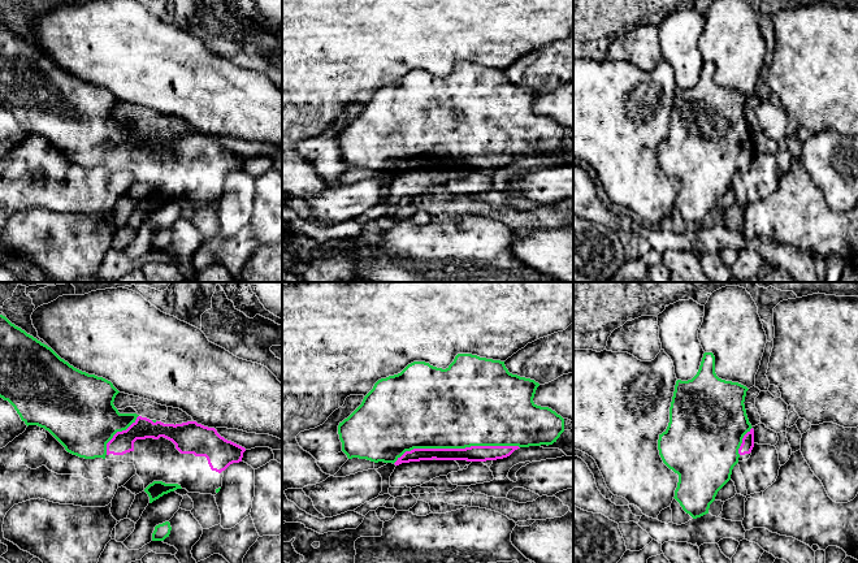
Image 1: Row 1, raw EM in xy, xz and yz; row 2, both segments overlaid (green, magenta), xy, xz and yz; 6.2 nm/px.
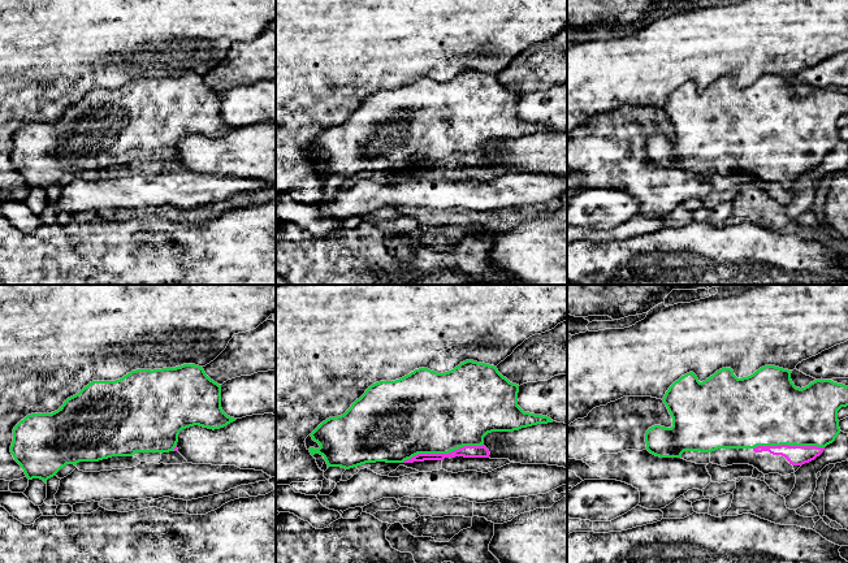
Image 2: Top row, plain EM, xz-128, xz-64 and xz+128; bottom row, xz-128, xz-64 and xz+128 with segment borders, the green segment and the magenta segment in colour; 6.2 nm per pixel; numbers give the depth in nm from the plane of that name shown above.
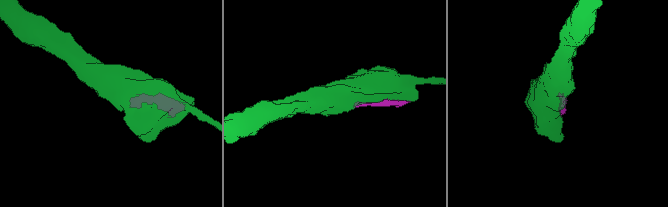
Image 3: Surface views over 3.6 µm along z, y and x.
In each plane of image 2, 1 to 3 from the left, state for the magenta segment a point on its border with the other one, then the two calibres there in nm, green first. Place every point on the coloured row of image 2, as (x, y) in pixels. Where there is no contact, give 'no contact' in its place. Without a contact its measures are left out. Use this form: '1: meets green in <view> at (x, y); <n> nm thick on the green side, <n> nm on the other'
1: meets green in xz-128 at (174, 446); 440 nm thick on the green side, 20 nm on the other
2: meets green in xz-64 at (442, 453); 500 nm thick on the green side, 80 nm on the other
3: meets green in xz+128 at (788, 445); 440 nm thick on the green side, 130 nm on the other

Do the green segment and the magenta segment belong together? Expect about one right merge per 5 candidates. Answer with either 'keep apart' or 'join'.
join

